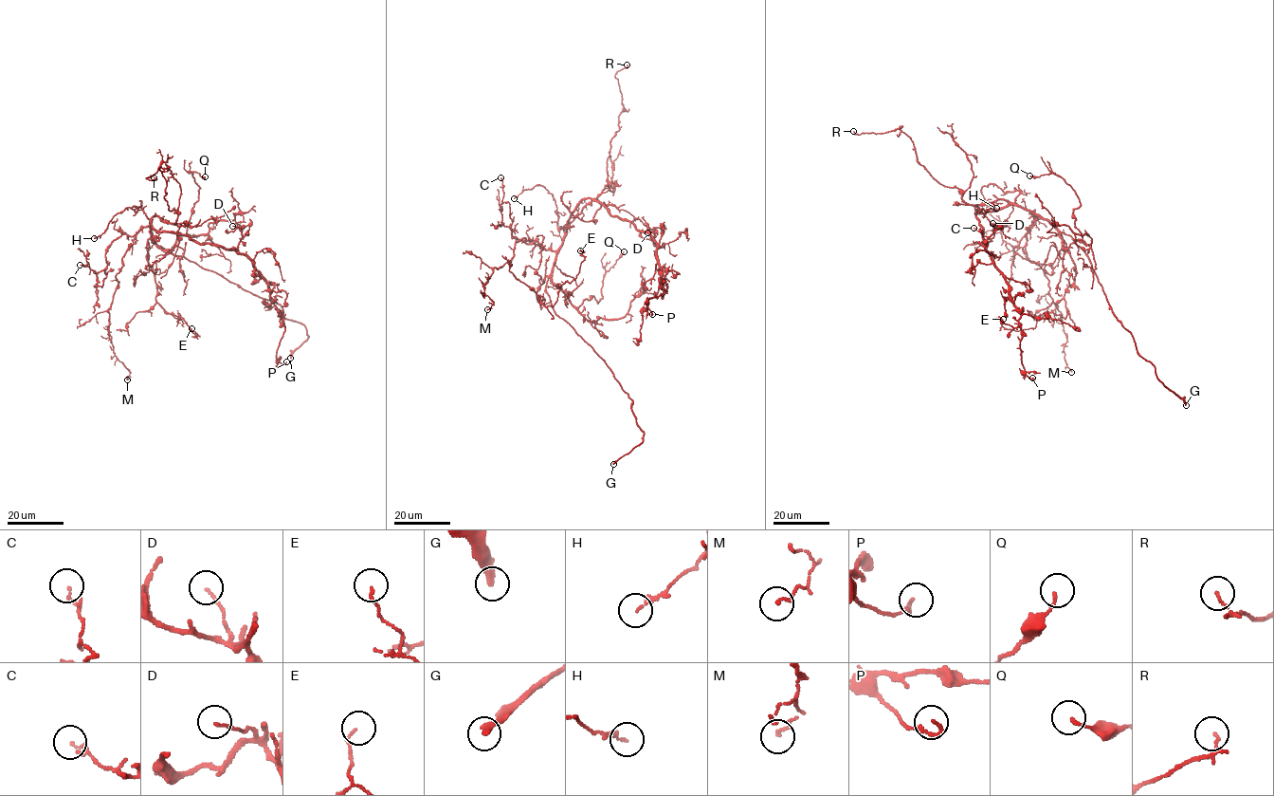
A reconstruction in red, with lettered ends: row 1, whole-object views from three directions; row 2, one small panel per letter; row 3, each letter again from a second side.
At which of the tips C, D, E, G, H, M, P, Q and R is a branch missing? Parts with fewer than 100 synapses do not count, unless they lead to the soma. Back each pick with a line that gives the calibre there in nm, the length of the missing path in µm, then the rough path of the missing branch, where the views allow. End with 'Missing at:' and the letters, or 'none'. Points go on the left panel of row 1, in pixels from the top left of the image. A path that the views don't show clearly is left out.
G: Thickness 280 nm. Missing length about 15 µm. Course of what is missing: (290, 358), (292, 375), (303, 384), (301, 387)
Missing at: G

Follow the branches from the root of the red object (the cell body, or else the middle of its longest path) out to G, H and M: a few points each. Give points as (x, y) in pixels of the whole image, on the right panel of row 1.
G: (1034, 214), (1047, 219), (1082, 248), (1113, 312), (1133, 337), (1137, 350), (1152, 363), (1160, 382), (1186, 405)
H: (1034, 214), (1017, 205), (1017, 190), (1004, 192), (993, 184), (984, 185), (980, 190), (985, 203), (996, 208)
M: (1034, 214), (1037, 218), (1027, 233), (1024, 251), (1049, 281), (1048, 294), (1067, 336), (1064, 359), (1071, 372)

